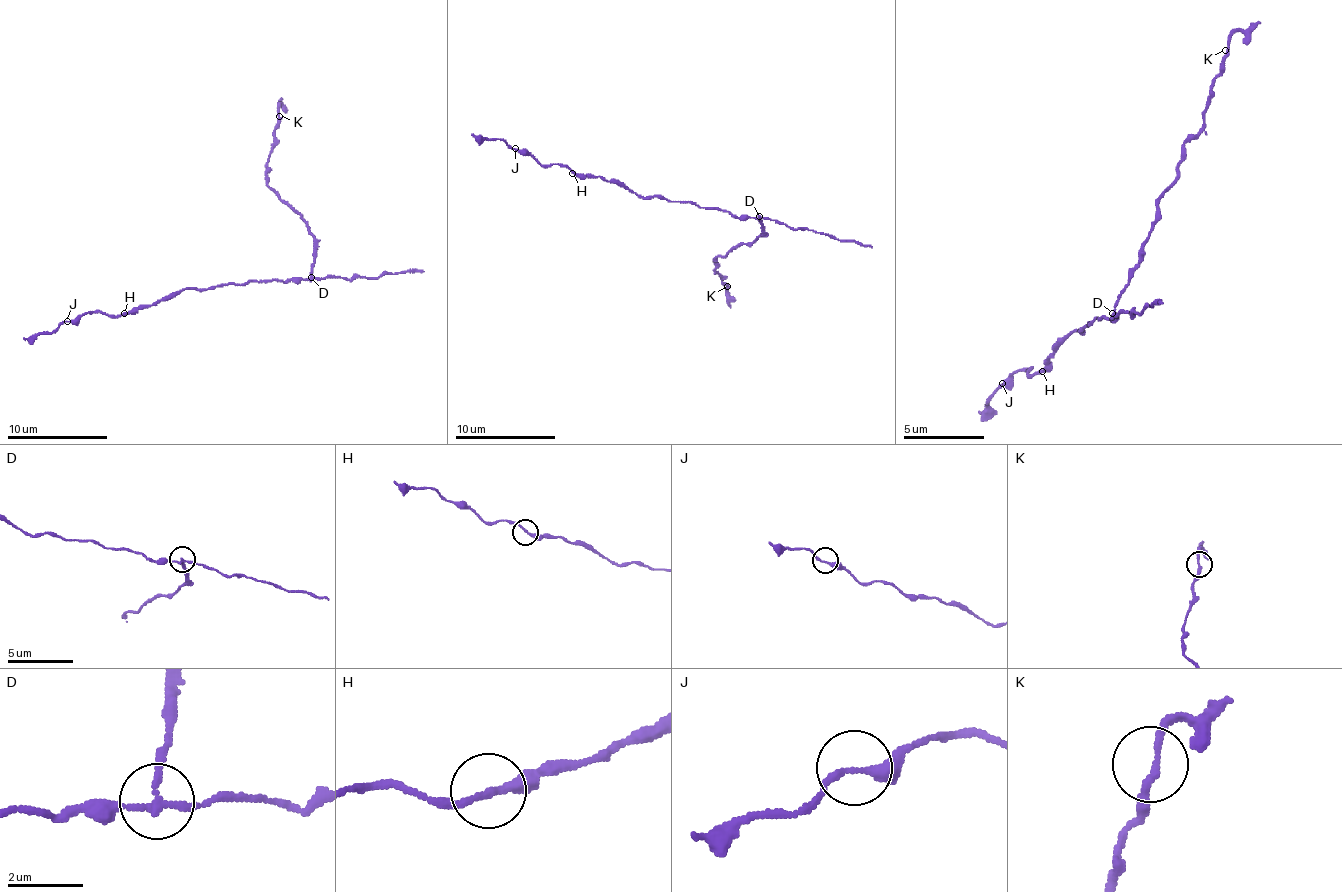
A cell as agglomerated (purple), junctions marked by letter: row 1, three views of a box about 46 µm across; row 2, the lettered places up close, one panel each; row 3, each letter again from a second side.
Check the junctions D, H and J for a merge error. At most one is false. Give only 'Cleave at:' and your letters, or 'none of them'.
Cleave at: D

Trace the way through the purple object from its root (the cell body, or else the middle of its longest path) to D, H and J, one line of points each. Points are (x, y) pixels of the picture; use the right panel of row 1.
D: (1099, 318), (1115, 318), (1111, 314)
H: (1099, 318), (1087, 322), (1079, 330), (1083, 330), (1075, 330), (1046, 359), (1046, 367), (1042, 371)
J: (1099, 318), (1079, 330), (1083, 330), (1075, 330), (1034, 375), (1018, 371), (1002, 383)

